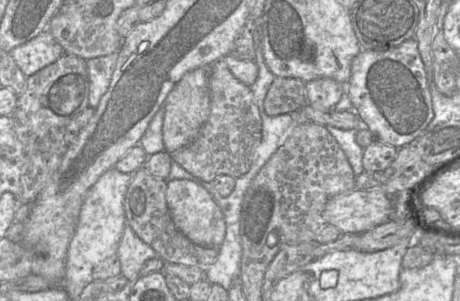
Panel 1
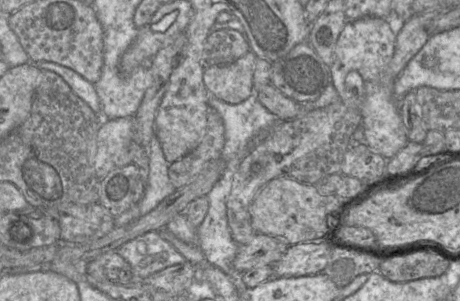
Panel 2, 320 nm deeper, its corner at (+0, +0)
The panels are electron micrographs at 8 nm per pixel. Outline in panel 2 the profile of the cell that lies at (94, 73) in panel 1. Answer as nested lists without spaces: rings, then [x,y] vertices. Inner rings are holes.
[[[34,62],[41,70],[58,74],[70,86],[71,90],[80,97],[97,114],[102,115],[101,104],[94,84],[84,79],[74,70],[53,62]]]

